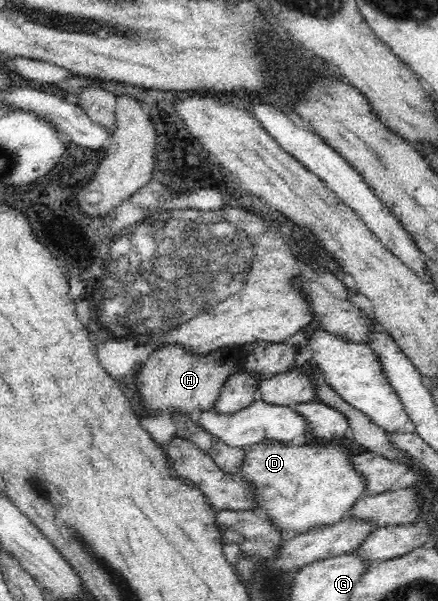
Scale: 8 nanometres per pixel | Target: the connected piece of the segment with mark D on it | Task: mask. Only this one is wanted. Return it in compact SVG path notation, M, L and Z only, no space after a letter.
M265 437L256 445L238 447L214 438L208 453L224 471L242 469L256 488L256 512L288 537L338 523L347 516L356 499L366 494L366 477L355 468L348 448L331 441L292 446L289 441Z

